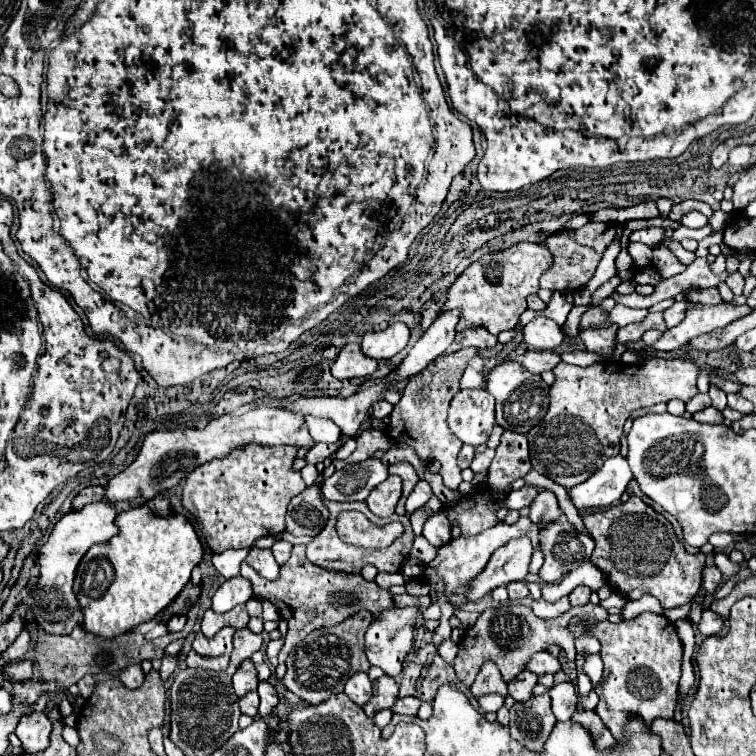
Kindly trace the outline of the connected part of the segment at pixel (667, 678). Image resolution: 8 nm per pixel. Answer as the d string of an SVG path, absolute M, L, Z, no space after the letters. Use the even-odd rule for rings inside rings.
M644 612L634 620L622 620L612 624L602 620L592 630L584 630L582 624L574 624L574 636L592 634L602 644L604 660L604 678L596 686L600 698L594 712L608 726L612 736L618 740L622 728L630 714L638 714L652 724L654 718L672 718L676 704L676 690L680 682L680 662L682 662L682 644L676 636L674 624L660 614Z

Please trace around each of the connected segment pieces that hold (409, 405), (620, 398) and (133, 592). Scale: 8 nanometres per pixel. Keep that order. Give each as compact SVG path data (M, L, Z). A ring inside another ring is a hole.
M454 352L448 358L436 358L434 366L426 368L424 372L420 372L414 378L410 378L410 382L404 388L402 400L394 406L394 412L390 414L390 428L388 428L388 434L398 444L412 446L424 462L438 460L442 464L440 474L444 478L444 486L450 490L458 490L458 486L462 482L460 468L456 464L456 456L462 448L462 440L458 440L450 432L446 418L448 418L448 404L460 390L458 382L462 378L464 368L466 368L466 360L462 358L460 352Z
M686 356L666 360L648 358L642 366L626 366L620 362L598 362L588 368L566 362L558 364L558 368L554 368L556 382L550 386L548 412L542 424L536 424L526 434L532 468L568 490L582 484L582 480L588 480L610 456L620 452L622 428L634 410L674 398L688 402L698 394L698 372L698 364Z
M142 504L120 512L116 518L118 520L114 524L118 526L118 534L106 544L98 544L84 554L74 582L74 592L78 592L78 602L84 610L84 630L104 638L124 634L130 628L148 622L158 612L162 612L180 594L180 590L190 580L190 572L194 570L194 566L200 564L204 556L204 548L198 540L198 534L184 514L170 512L168 516L160 516L152 508Z

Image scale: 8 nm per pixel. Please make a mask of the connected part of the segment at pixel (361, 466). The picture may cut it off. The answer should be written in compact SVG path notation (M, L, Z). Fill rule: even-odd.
M368 458L336 470L322 486L322 494L334 502L366 500L368 492L388 478L388 466L380 458Z

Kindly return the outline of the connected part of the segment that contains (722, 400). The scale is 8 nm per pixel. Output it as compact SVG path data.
M710 384L710 390L708 390L708 394L710 394L710 398L712 398L712 406L714 408L726 408L726 392L724 390L720 390L718 386L714 386L714 384Z

